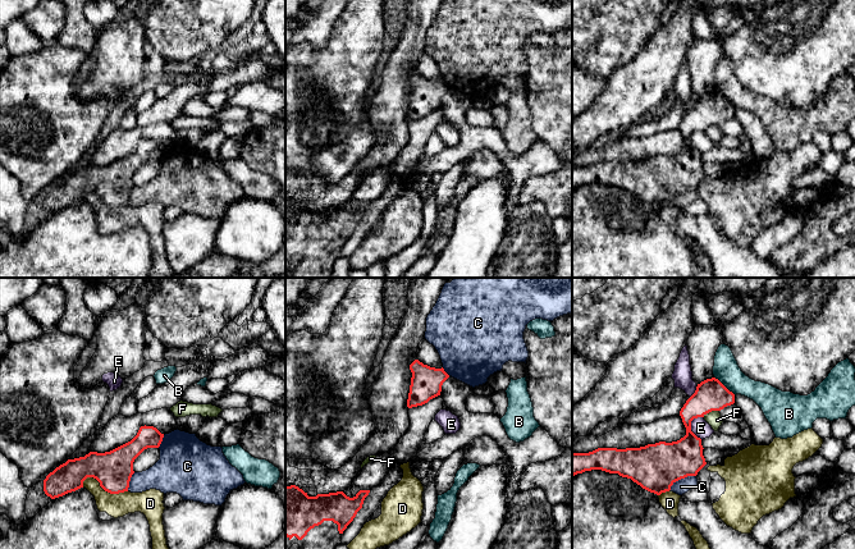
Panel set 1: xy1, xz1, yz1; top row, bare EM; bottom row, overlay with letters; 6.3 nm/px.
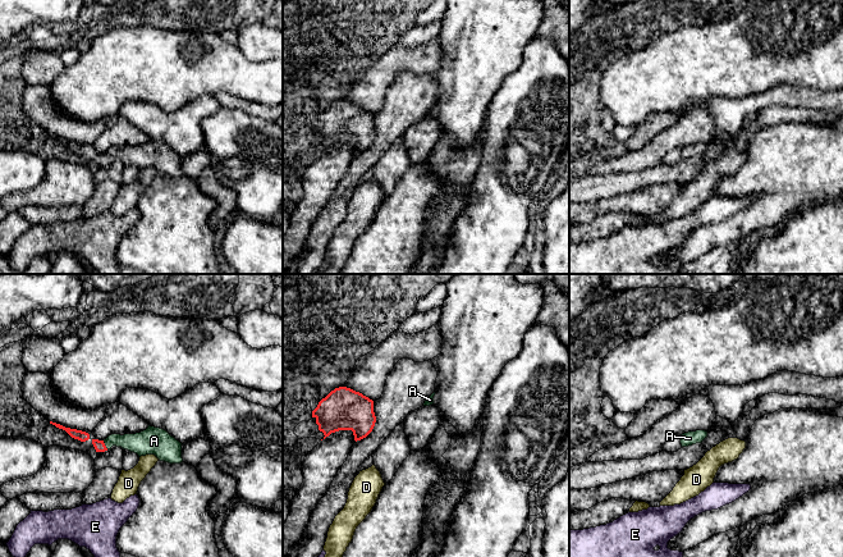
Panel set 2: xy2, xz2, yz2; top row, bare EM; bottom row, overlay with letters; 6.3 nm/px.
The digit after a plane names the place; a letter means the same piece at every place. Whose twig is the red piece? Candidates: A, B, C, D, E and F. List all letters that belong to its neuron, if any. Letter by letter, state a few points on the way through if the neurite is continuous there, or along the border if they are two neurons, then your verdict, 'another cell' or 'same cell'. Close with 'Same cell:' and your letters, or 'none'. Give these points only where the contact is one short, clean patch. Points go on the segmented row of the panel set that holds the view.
A: across xy2 (99, 446), (104, 444), (110, 441), (142, 443) | same cell
B: along yz1 (714, 376), (735, 394) | another cell
C: another cell
D: another cell
E: along yz1 (698, 416), (691, 421), (691, 430), (702, 439) | another cell
F: along yz1 (718, 410), (712, 410), (703, 416) | another cell
Same cell: A

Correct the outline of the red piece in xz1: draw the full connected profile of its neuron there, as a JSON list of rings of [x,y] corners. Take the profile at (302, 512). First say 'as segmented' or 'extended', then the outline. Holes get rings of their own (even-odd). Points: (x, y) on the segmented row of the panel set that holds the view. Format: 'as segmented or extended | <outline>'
extended | [[[296,485],[285,486],[285,549],[298,544],[300,549],[335,549],[342,534],[362,508],[370,490],[360,490],[353,498],[343,491],[308,497]]]

